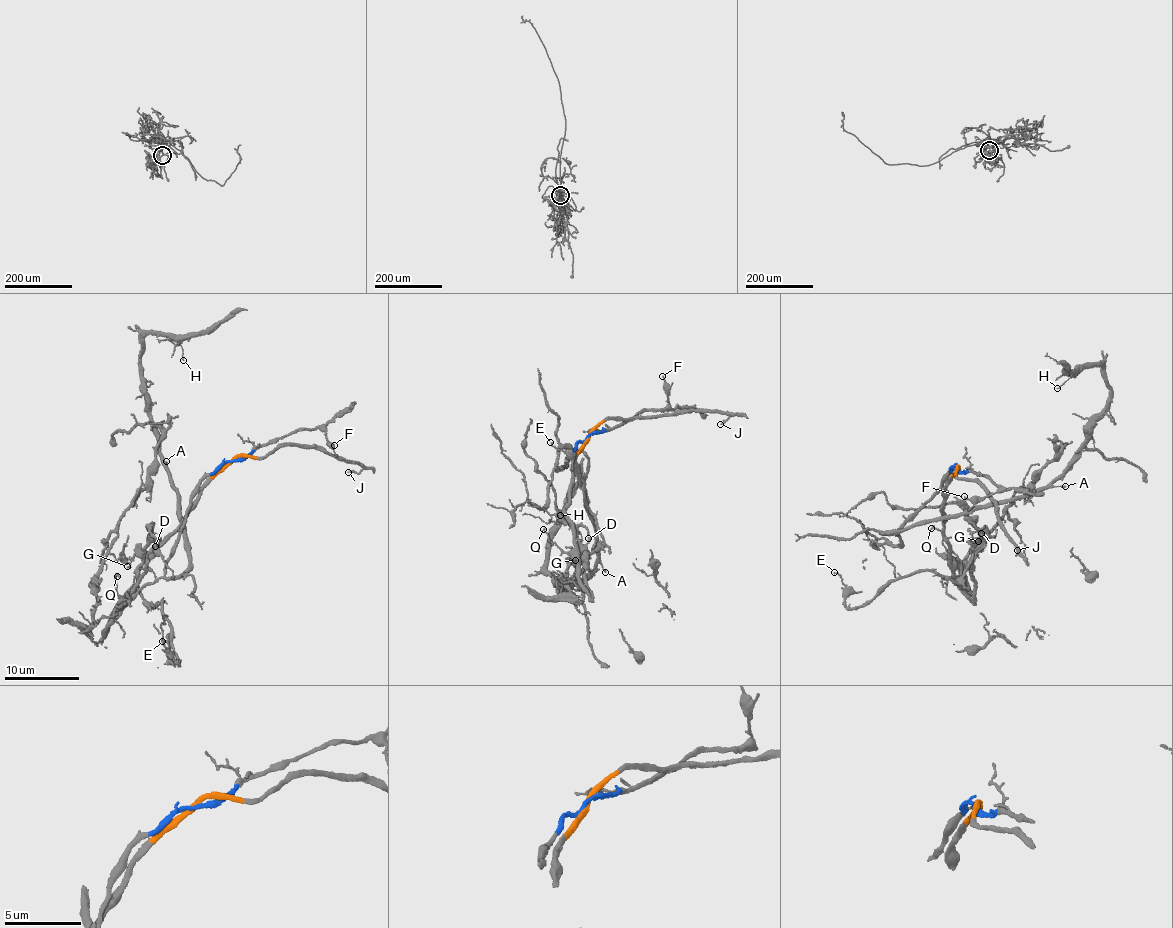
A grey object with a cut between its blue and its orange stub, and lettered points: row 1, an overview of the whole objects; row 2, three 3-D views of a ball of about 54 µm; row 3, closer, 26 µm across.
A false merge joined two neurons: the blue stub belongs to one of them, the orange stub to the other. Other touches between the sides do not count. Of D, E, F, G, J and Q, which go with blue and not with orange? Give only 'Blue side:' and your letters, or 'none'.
Blue side: F

